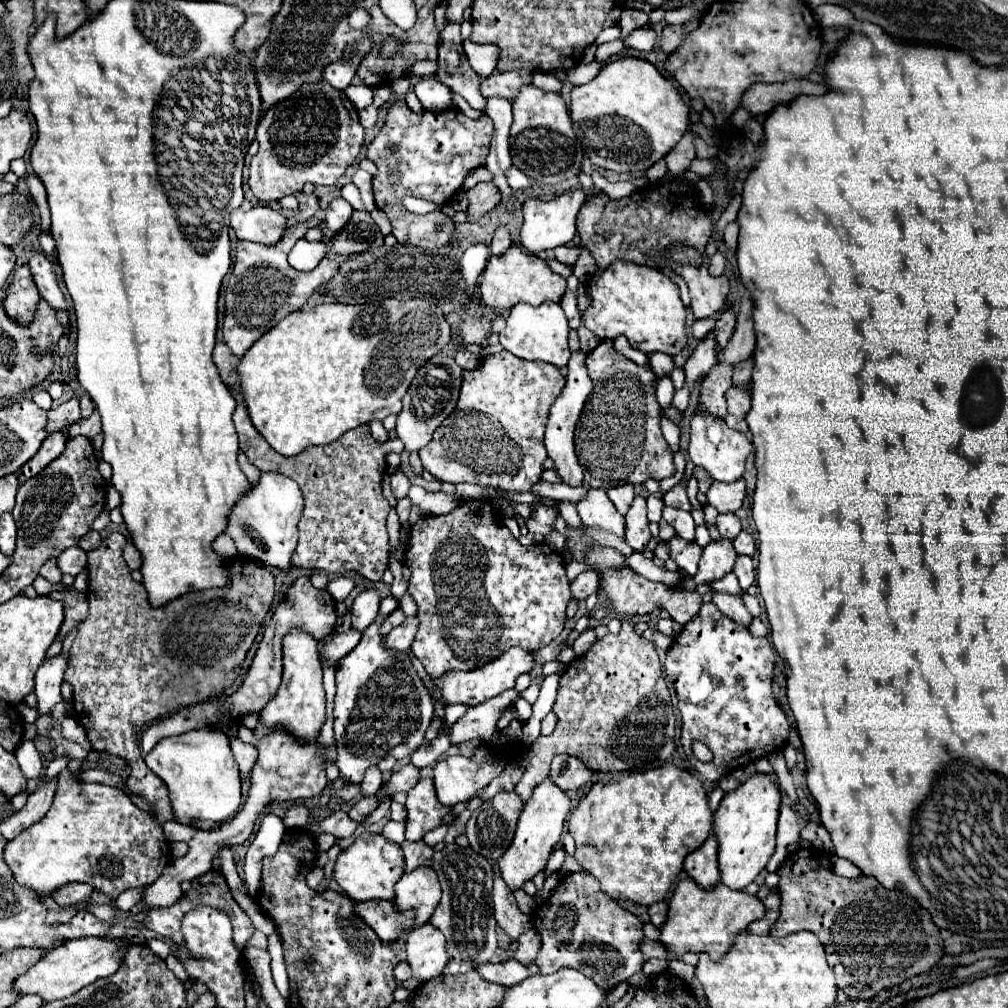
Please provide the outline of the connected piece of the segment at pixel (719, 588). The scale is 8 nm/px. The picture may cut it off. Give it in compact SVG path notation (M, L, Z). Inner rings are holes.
M733 572L725 574L721 580L715 580L713 584L709 584L715 592L729 592L729 594L735 594L735 596L741 596L741 586L737 584L737 576Z

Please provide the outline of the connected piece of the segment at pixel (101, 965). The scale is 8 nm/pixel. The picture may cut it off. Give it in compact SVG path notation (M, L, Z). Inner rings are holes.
M77 938L77 940L63 942L61 946L49 950L33 968L29 968L25 974L21 974L17 978L15 990L19 994L39 994L45 1002L63 1000L67 996L79 992L81 988L93 984L95 980L107 978L113 972L117 972L129 946L131 946L131 942L125 938L119 938L119 940L117 938L115 940Z

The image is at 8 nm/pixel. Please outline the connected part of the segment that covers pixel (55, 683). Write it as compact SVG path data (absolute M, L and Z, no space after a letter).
M57 654L53 658L45 658L41 662L41 668L35 674L35 694L39 700L39 714L49 714L51 708L61 702L61 682L63 674L69 662L69 654Z

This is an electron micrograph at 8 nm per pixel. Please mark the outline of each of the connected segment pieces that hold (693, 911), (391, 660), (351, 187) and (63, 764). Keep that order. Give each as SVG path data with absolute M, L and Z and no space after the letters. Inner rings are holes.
M691 878L677 882L671 900L665 924L659 928L661 944L675 958L681 958L685 952L705 952L711 960L721 960L721 956L733 946L733 940L739 932L743 932L751 922L765 916L765 906L757 896L749 896L745 892L735 892L717 884L713 890L701 890Z
M395 596L383 598L377 612L377 620L369 624L359 644L337 664L337 696L335 696L335 712L333 712L335 740L337 740L337 752L339 752L337 768L341 770L341 776L353 784L361 784L365 770L371 764L377 764L377 760L383 760L385 756L407 760L425 742L425 732L435 716L431 694L425 688L423 680L417 676L407 652L397 652L383 646L383 634L379 632L381 620L389 616L395 608L399 608L399 600Z
M353 183L344 185L341 190L341 197L347 200L355 210L365 210L363 202L360 197L358 188Z
M59 756L59 758L51 760L51 762L49 762L49 766L47 766L47 772L45 772L45 778L41 780L41 784L43 784L45 780L49 780L53 774L57 776L57 774L59 774L59 772L63 772L65 768L67 768L67 760L65 760L63 756Z

